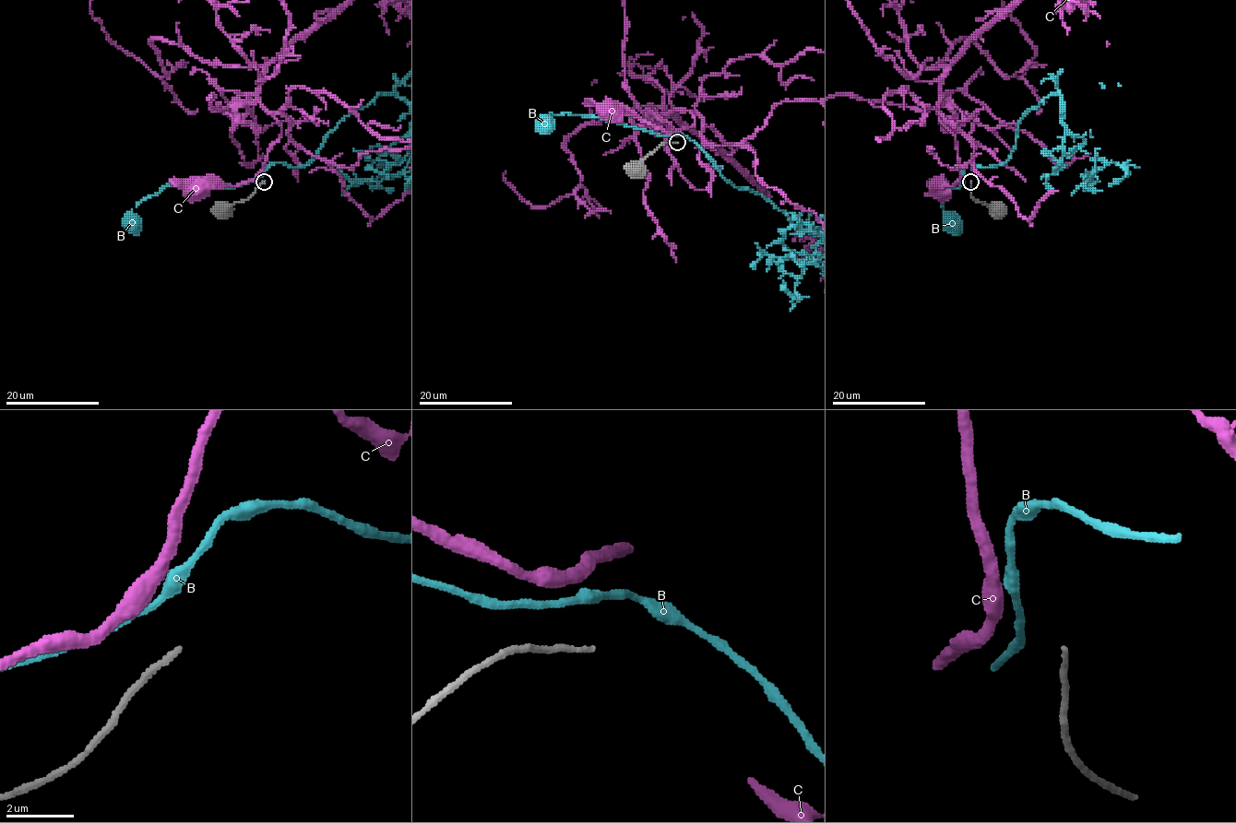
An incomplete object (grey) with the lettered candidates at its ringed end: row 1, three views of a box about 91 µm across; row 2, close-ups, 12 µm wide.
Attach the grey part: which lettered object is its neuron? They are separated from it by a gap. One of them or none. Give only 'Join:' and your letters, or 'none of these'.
Join: none of these

